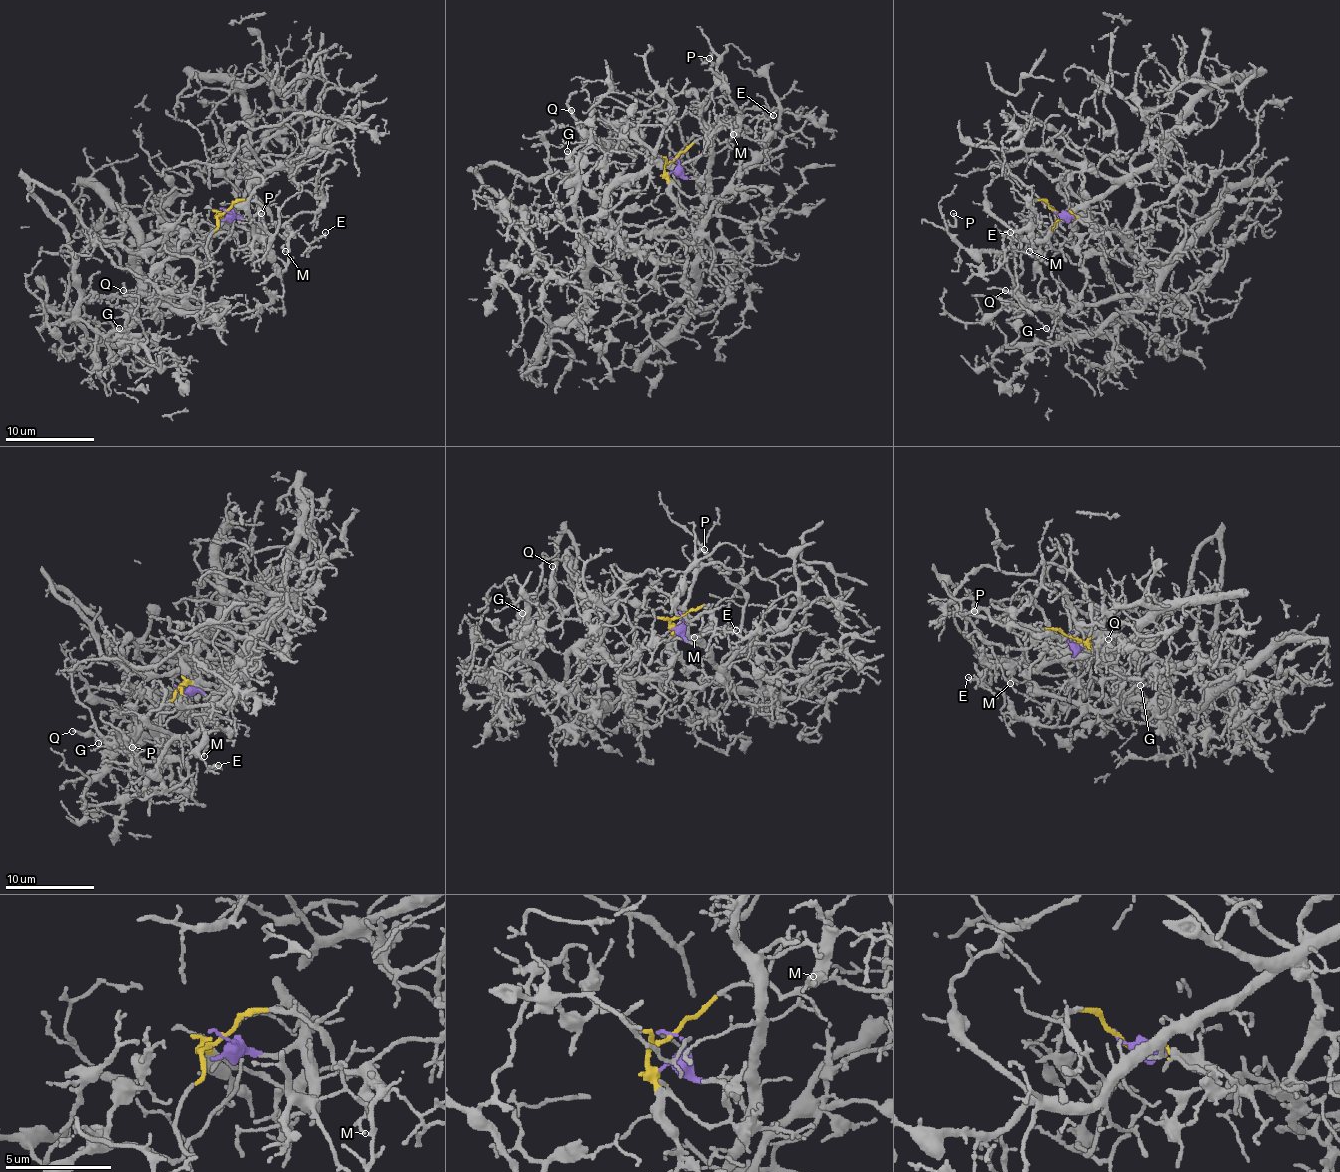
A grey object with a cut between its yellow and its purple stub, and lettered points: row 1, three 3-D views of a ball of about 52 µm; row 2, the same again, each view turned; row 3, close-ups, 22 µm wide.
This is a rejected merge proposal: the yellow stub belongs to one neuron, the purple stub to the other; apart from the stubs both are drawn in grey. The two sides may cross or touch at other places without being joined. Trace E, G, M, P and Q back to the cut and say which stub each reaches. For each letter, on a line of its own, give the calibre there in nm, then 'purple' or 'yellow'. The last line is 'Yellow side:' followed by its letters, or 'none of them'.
E: calibre 140 nm; yellow
G: calibre 120 nm; yellow
M: calibre 140 nm; yellow
P: calibre 160 nm; purple
Q: calibre 150 nm; yellow
Yellow side: E, G, M, Q

